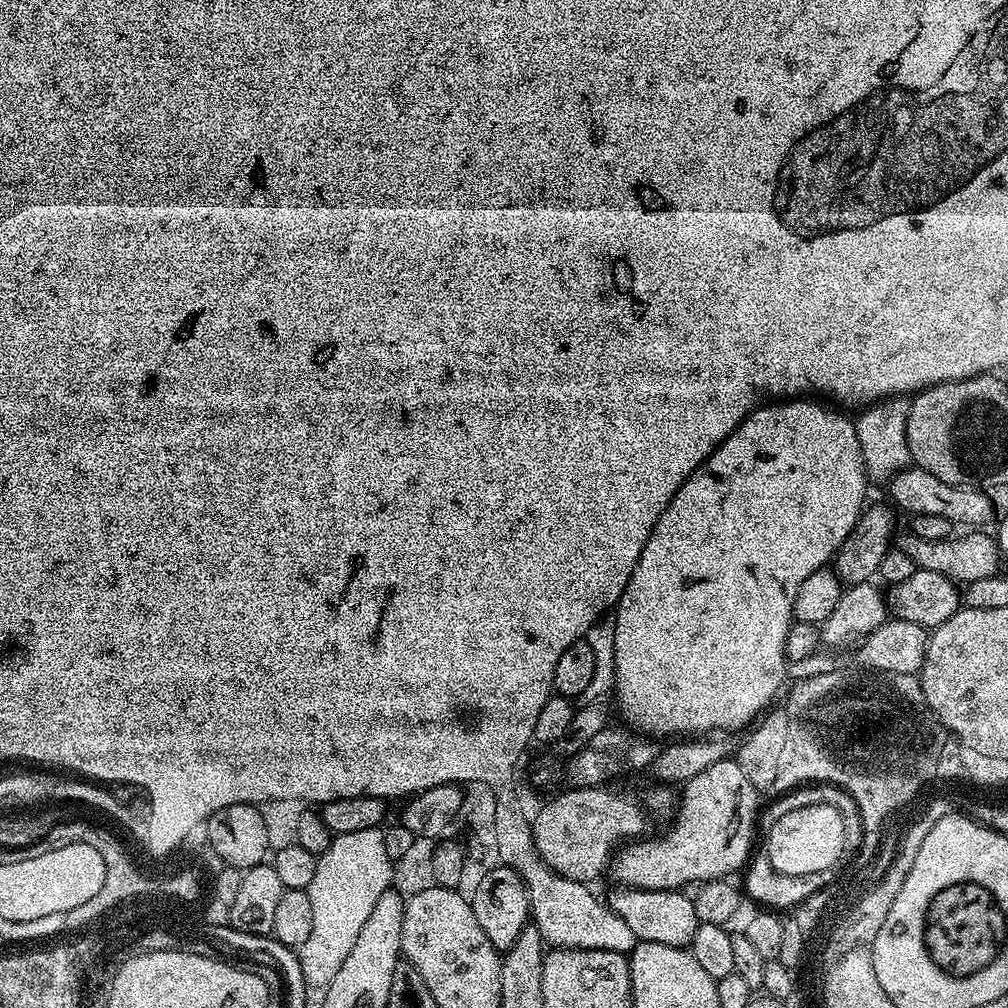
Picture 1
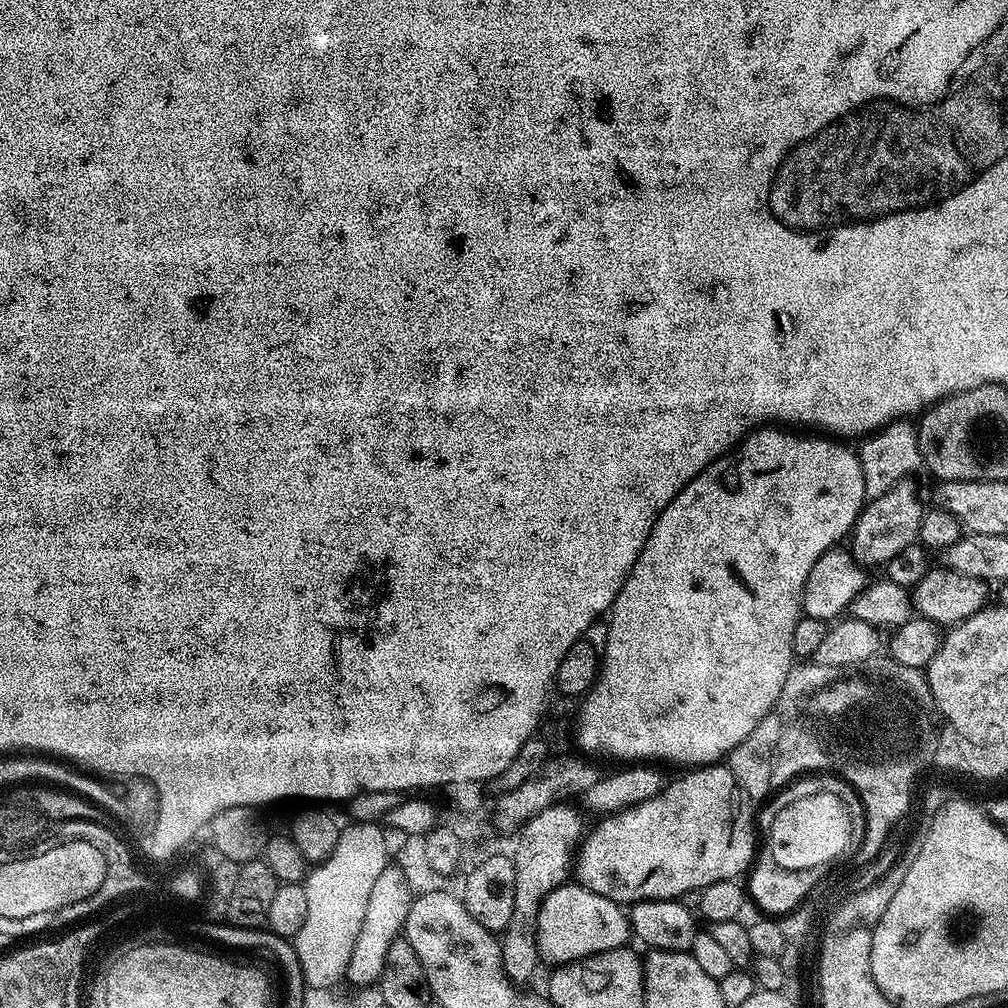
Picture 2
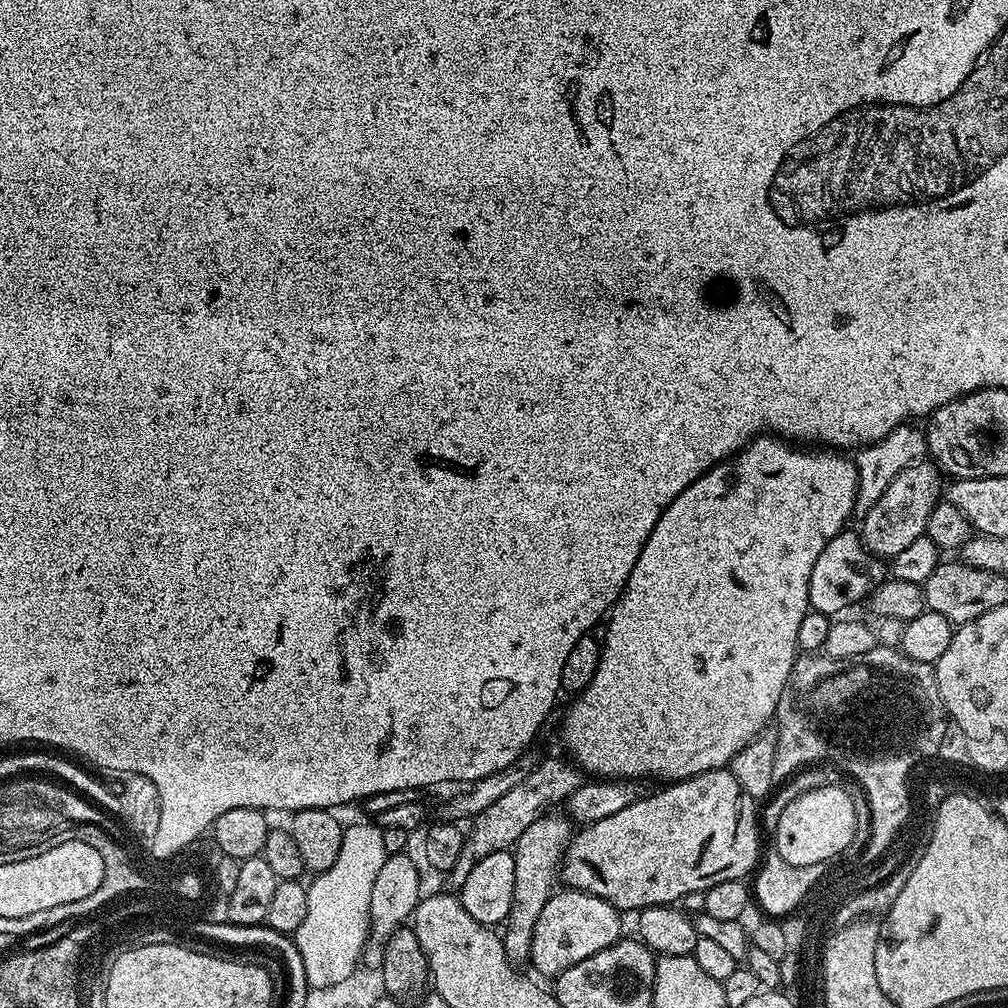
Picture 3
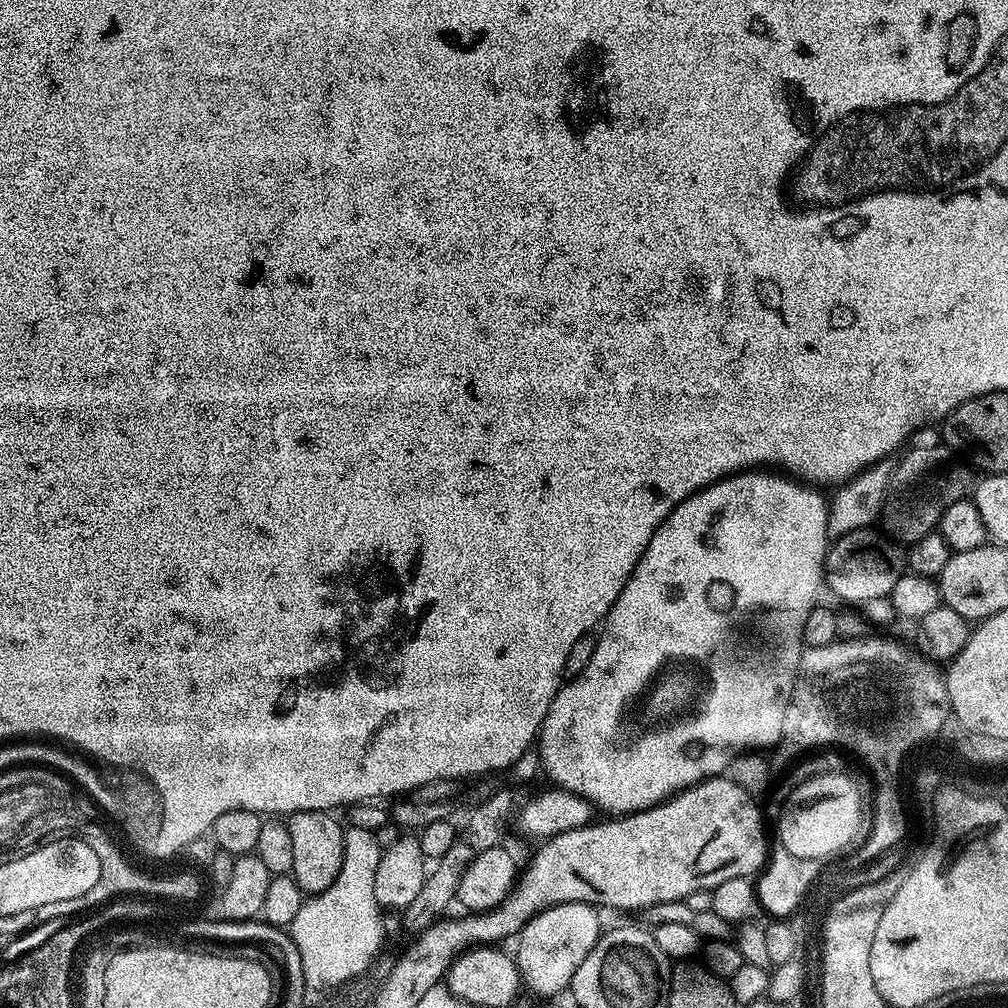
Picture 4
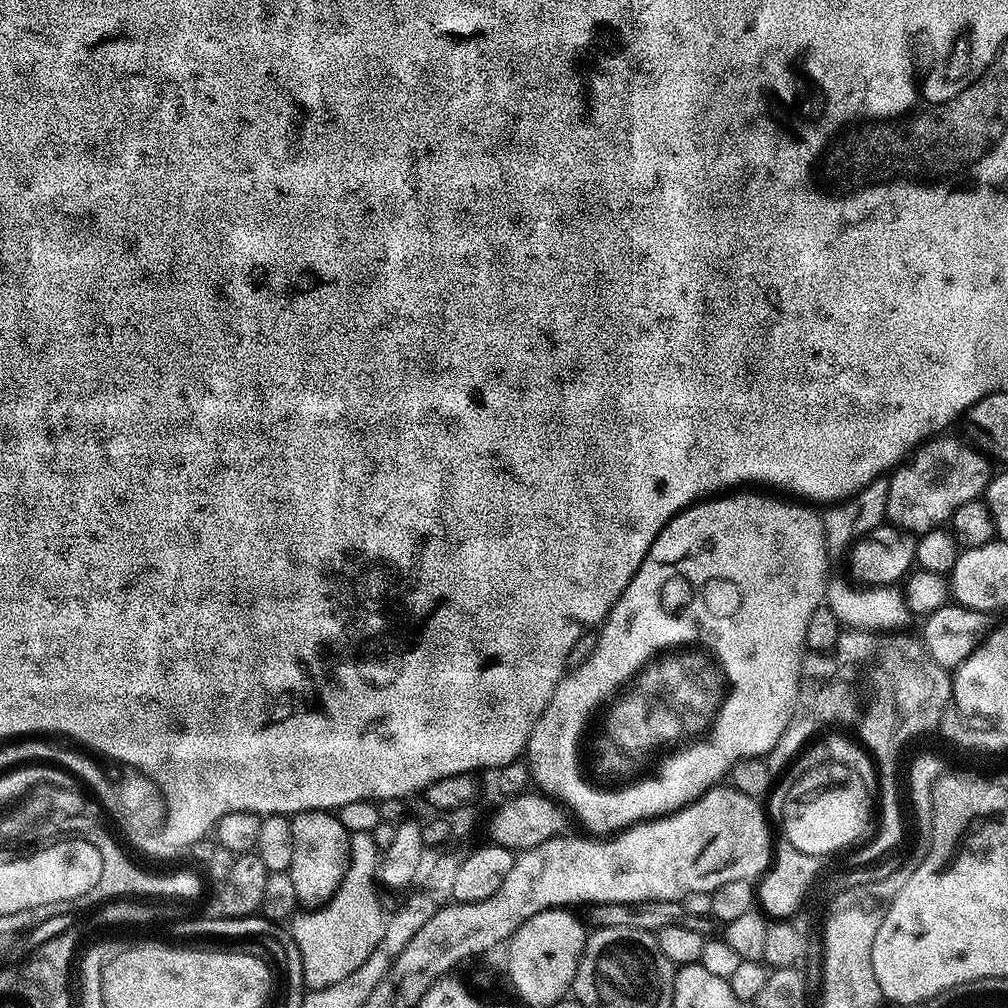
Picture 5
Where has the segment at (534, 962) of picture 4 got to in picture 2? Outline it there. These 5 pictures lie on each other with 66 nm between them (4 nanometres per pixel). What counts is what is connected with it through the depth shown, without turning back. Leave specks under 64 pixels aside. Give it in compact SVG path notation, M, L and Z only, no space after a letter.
M565 882L540 902L536 933L541 957L553 965L568 964L599 952L625 947L630 940L630 920L625 909L602 894L594 894L579 882Z

